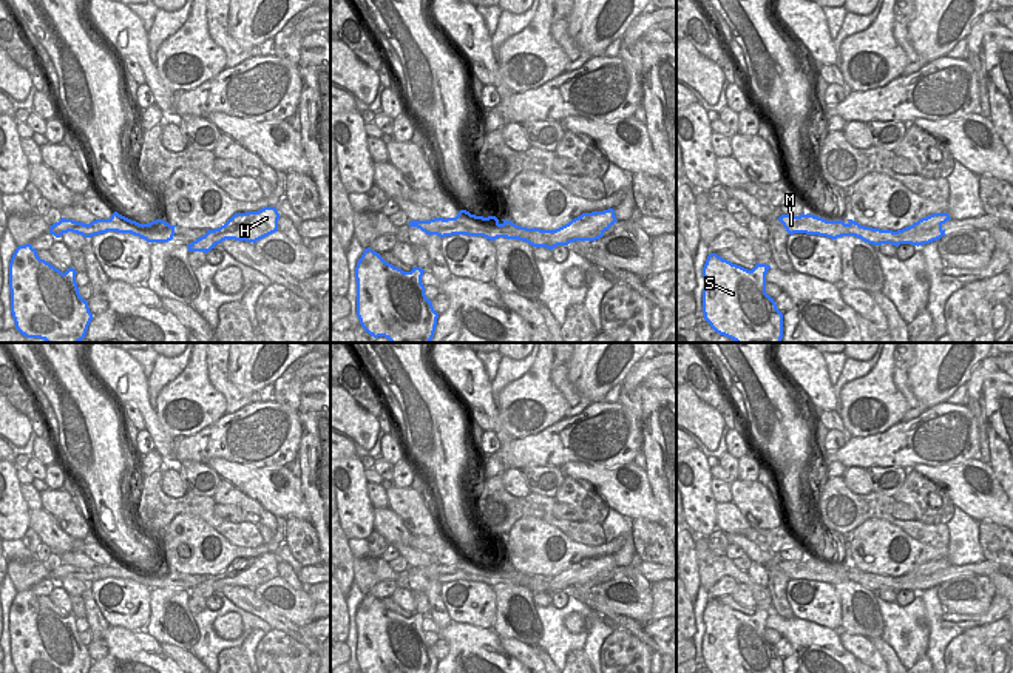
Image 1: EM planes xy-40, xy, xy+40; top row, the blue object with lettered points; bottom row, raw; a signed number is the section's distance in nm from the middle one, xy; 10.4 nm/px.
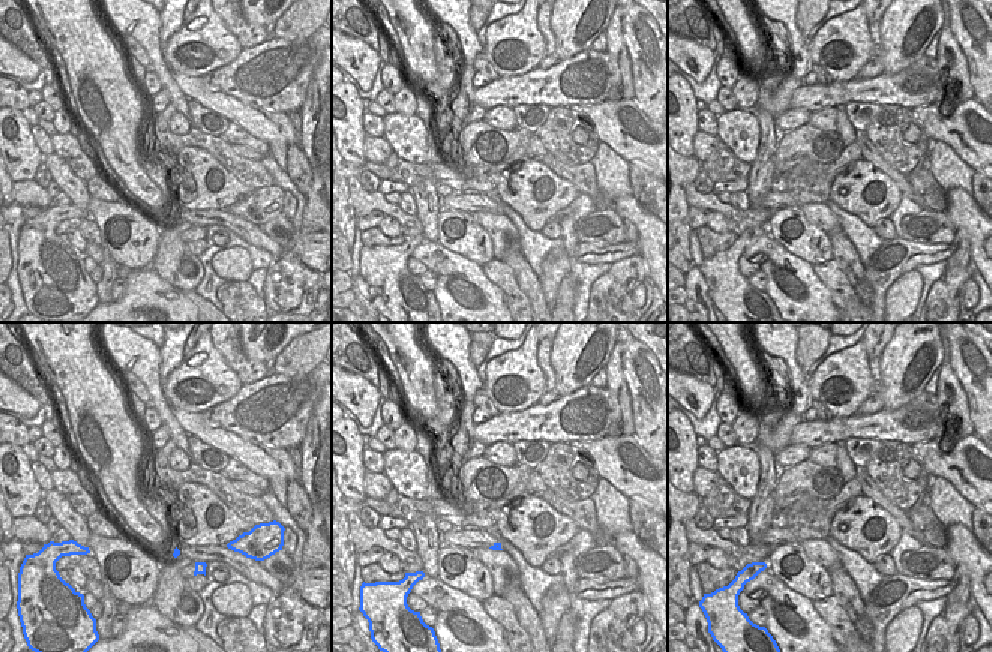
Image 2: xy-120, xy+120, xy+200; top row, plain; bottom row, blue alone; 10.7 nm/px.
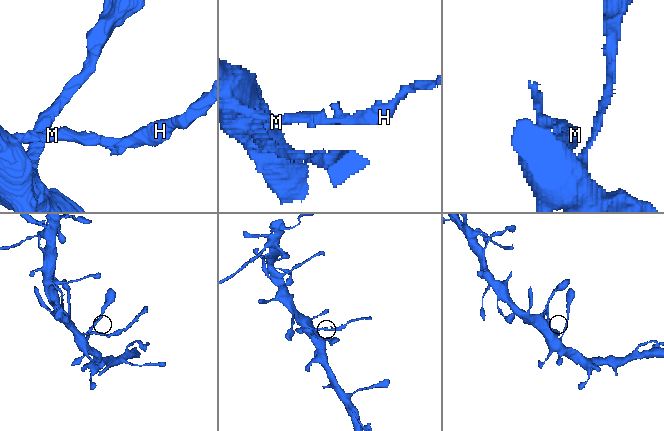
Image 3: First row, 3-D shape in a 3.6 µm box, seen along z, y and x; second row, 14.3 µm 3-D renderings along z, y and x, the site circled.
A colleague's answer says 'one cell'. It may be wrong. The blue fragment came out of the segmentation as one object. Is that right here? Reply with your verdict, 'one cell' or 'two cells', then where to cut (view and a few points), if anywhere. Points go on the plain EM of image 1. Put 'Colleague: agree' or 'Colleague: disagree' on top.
Colleague: disagree
two cells | xy (490, 567), (484, 574), (477, 574), (471, 581)

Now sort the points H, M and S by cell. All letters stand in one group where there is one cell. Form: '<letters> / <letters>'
H / M S

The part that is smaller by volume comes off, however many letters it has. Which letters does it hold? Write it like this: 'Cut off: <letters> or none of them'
Cut off: H

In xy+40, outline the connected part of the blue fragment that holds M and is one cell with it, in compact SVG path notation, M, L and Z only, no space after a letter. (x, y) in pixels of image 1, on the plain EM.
M805 557L800 562L781 560L778 566L783 570L789 580L818 580L822 576L832 576L834 573L837 573L835 566L826 566L811 559L806 560Z

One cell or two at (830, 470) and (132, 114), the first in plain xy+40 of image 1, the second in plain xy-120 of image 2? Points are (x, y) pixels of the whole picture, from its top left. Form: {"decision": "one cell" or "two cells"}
{"decision": "two cells"}

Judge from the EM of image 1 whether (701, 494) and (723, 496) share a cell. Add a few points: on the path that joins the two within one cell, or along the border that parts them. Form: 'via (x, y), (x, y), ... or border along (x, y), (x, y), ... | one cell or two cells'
border along (711, 479), (711, 494), (717, 502) | two cells

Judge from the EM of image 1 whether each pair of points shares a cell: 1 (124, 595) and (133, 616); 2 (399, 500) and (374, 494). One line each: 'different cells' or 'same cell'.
1: same cell
2: different cells

